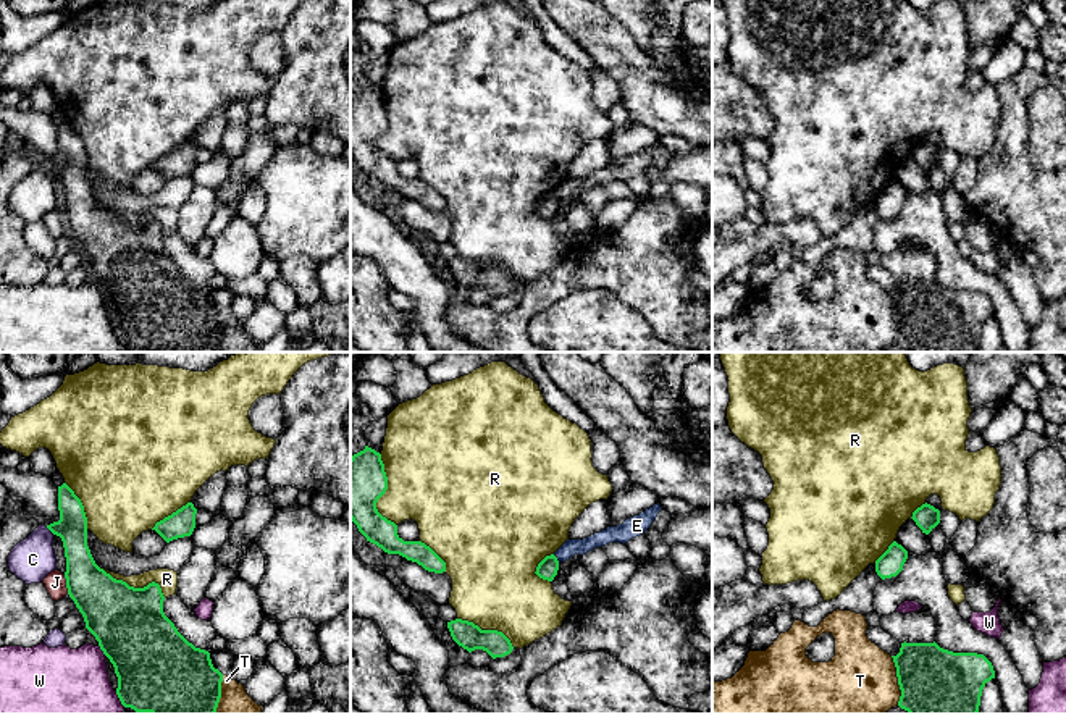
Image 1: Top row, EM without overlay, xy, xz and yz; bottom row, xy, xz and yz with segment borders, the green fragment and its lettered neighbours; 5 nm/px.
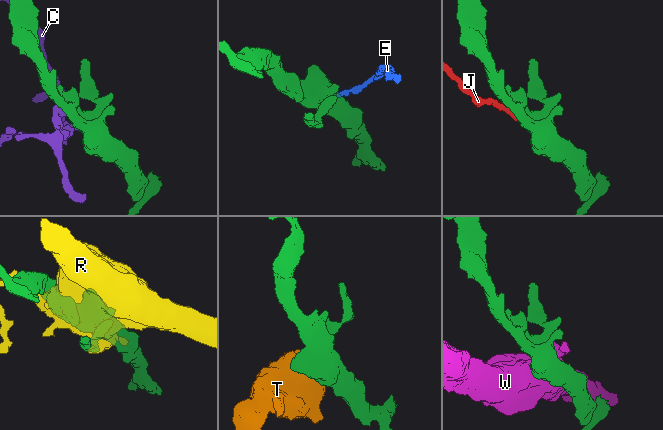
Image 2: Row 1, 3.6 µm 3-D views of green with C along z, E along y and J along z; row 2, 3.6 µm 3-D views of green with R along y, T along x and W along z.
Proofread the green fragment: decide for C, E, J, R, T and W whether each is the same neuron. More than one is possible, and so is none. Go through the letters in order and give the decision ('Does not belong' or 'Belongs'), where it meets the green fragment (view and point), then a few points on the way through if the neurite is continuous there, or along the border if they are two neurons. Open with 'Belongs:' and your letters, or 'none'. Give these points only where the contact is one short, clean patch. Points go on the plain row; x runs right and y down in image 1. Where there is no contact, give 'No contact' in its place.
Belongs: none
C: Does not belong. Touches green at xy (50, 168). Boundary: xy (46, 165), (54, 172)
E: Does not belong. Touches green at xz (556, 196). Boundary: xz (553, 193), (559, 199)
J: Does not belong. Touches green at xy (67, 223)
R: Does not belong. Touches green at xz (385, 130)
T: Does not belong. Touches green at yz (898, 319)
W: Does not belong. Touches green at xy (100, 286)

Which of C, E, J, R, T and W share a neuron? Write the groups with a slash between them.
C / E / J / R / T / W

